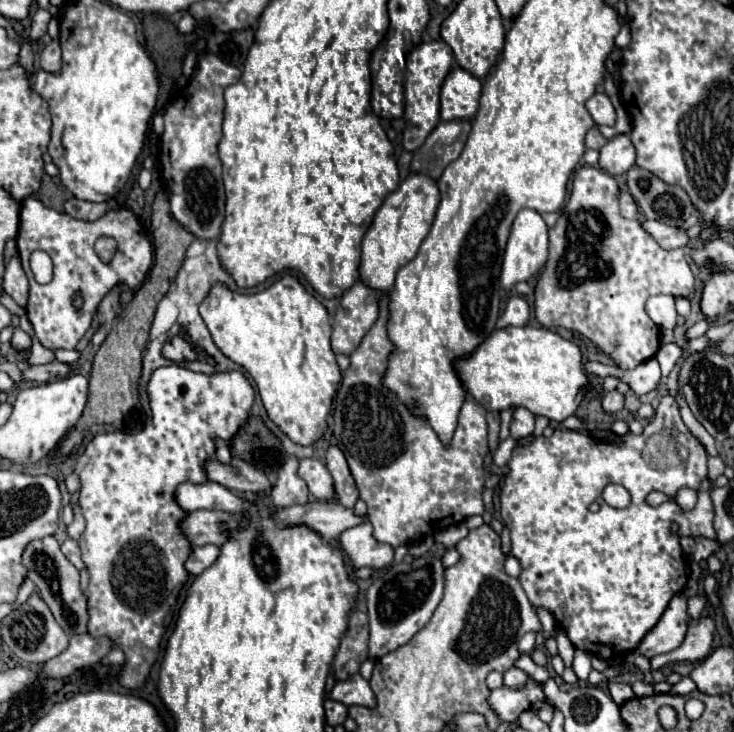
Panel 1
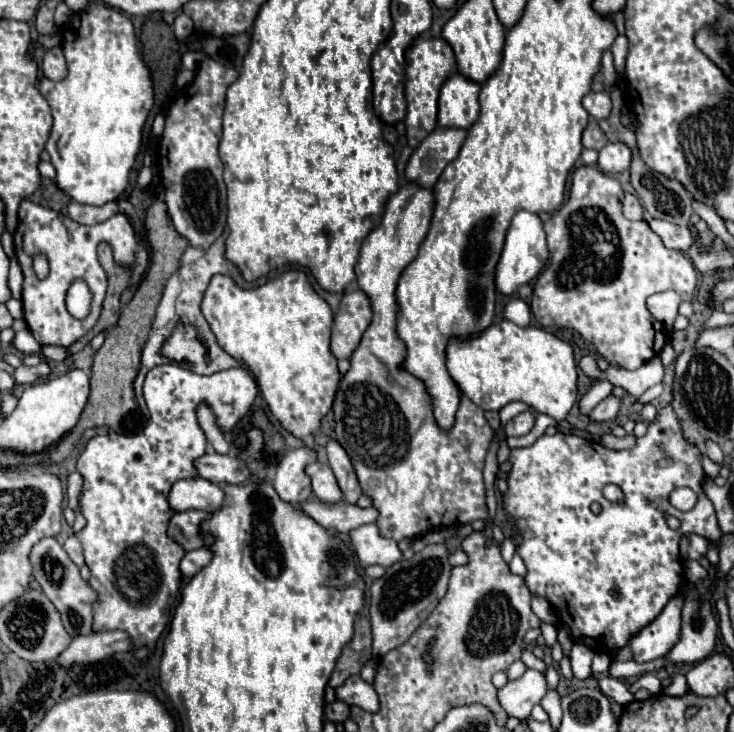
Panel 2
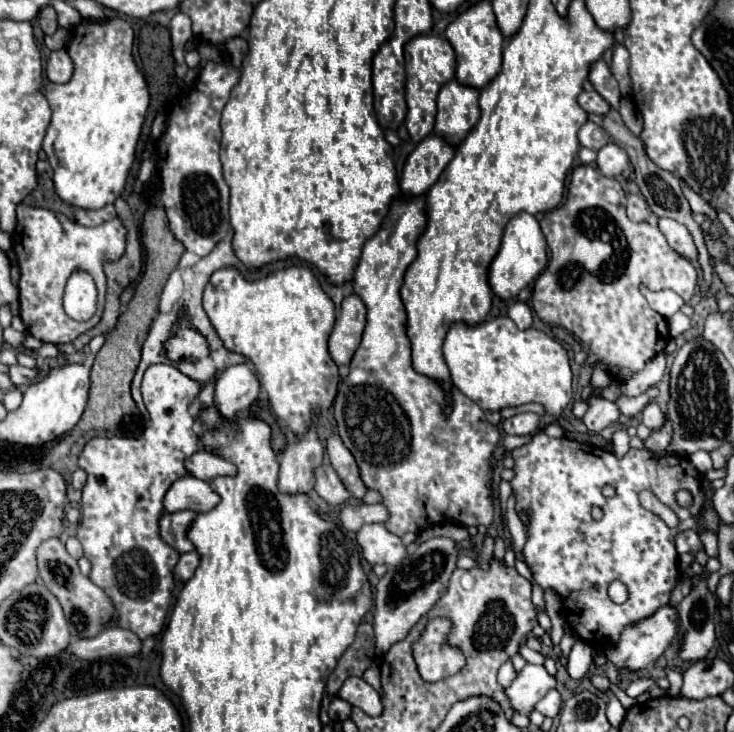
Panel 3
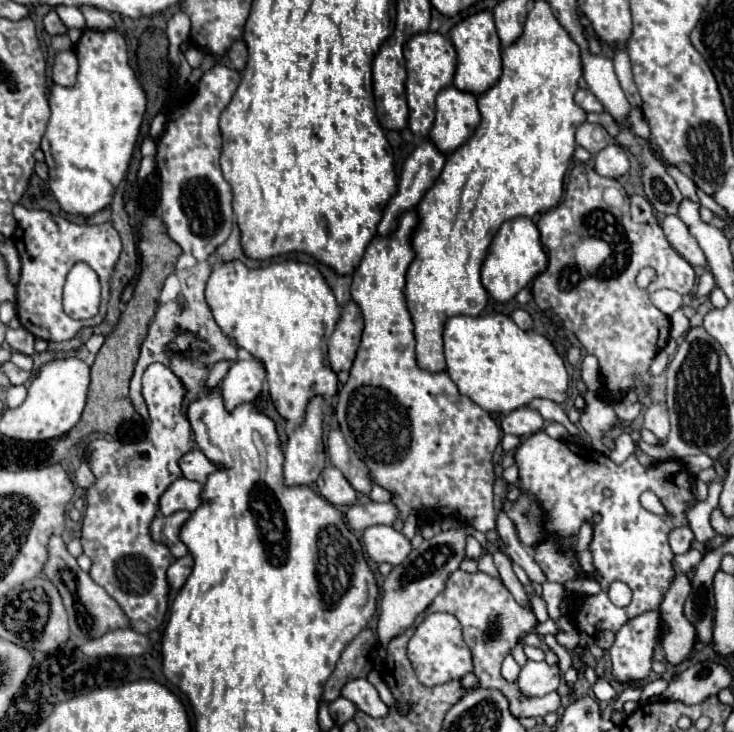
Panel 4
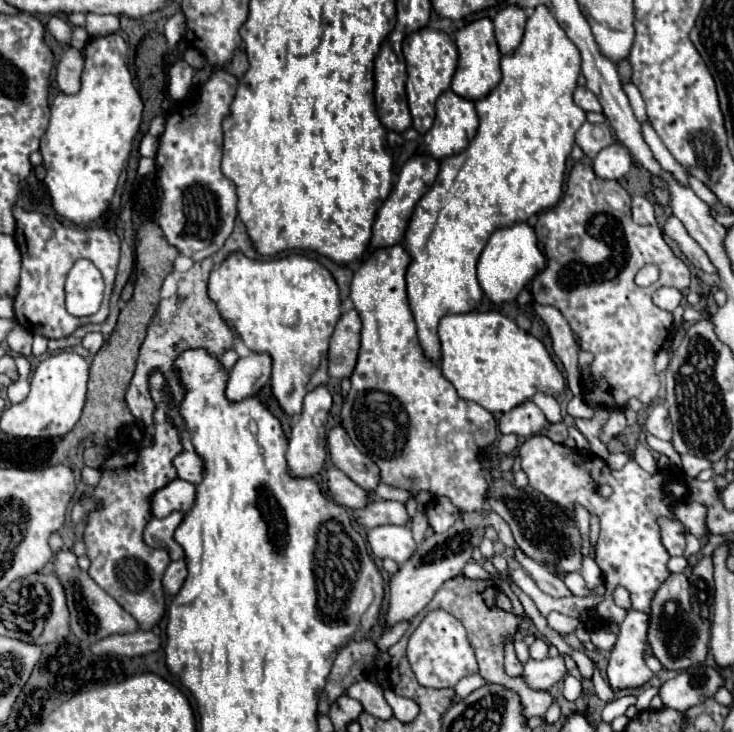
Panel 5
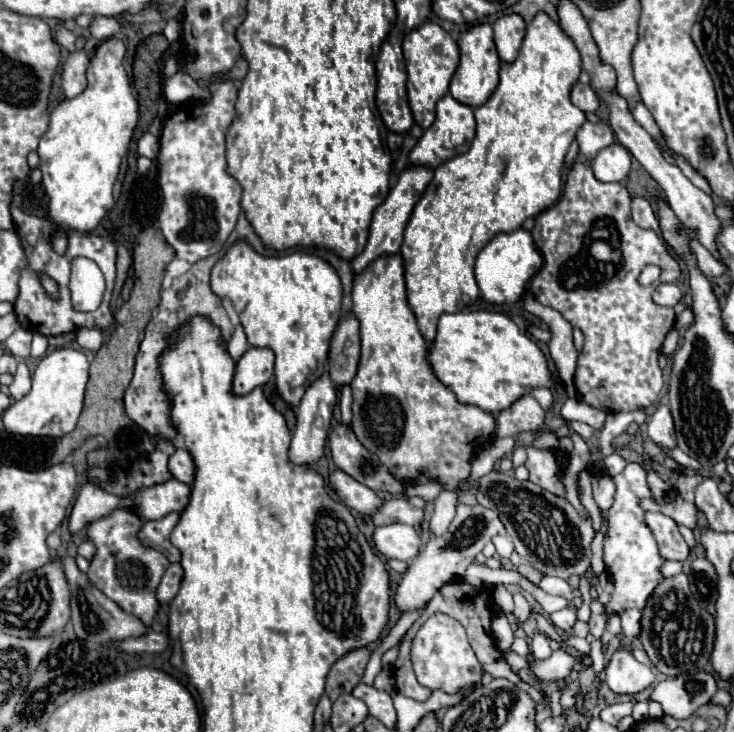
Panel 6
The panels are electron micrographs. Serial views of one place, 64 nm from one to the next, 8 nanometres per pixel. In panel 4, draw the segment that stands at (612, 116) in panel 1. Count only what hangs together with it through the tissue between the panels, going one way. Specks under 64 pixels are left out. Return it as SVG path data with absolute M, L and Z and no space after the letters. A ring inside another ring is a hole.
M578 90L576 92L576 96L574 96L574 100L576 100L576 104L584 110L584 112L604 112L604 106L602 106L602 102L590 92L590 90Z

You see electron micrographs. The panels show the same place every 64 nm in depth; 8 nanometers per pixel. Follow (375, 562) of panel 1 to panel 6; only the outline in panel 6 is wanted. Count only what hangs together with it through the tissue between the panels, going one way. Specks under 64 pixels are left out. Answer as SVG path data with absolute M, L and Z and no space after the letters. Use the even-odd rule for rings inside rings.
M406 524L380 526L374 530L372 540L374 540L374 548L378 554L386 558L404 560L404 562L416 558L420 544L422 544L416 530Z

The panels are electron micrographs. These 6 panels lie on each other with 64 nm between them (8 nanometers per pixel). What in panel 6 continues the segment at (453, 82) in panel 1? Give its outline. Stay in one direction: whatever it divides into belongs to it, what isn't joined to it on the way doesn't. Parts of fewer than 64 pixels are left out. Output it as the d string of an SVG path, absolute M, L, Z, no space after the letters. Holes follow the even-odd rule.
M450 94L438 100L436 104L436 120L434 124L424 132L416 148L410 152L410 164L416 166L440 166L444 160L464 154L468 150L468 144L472 144L472 136L476 134L476 120L474 120L474 110L468 104L462 104L454 100Z

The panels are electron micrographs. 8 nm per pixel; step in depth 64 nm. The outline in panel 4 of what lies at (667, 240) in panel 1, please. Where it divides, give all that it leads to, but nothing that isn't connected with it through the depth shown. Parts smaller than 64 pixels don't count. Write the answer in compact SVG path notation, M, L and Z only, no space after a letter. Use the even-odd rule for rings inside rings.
M666 216L660 226L662 226L668 242L672 244L672 248L674 248L678 254L682 254L692 266L708 268L704 252L700 250L700 246L698 246L698 242L694 240L694 236L688 232L688 226L686 226L678 216Z

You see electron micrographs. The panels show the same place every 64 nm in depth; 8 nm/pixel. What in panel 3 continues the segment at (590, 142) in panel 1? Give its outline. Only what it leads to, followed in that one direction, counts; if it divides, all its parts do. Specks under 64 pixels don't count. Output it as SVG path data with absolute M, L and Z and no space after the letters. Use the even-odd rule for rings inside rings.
M588 120L578 132L578 140L580 140L582 146L592 148L592 150L598 152L602 146L606 146L610 142L610 136L604 132L604 128L600 128L598 124Z

